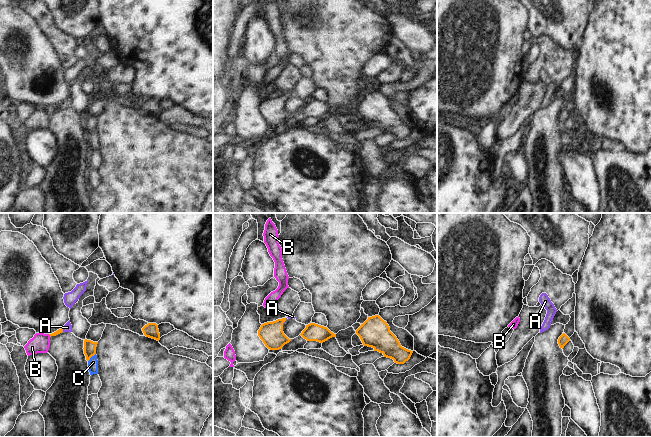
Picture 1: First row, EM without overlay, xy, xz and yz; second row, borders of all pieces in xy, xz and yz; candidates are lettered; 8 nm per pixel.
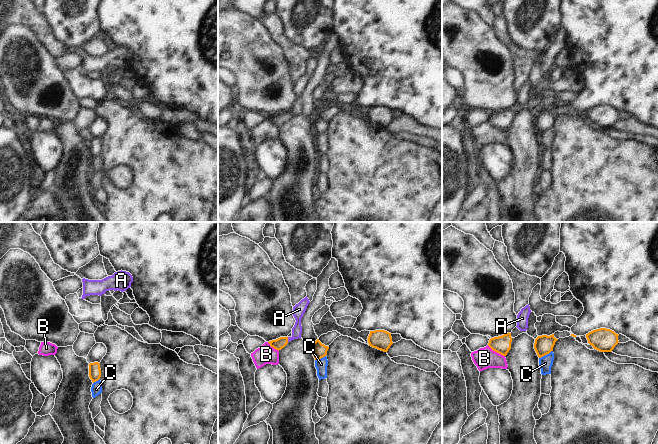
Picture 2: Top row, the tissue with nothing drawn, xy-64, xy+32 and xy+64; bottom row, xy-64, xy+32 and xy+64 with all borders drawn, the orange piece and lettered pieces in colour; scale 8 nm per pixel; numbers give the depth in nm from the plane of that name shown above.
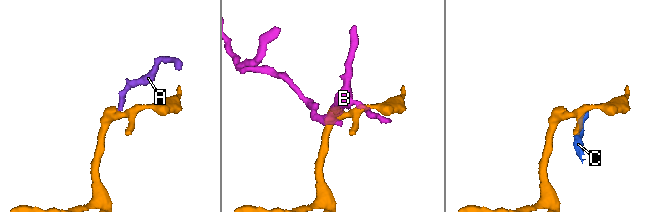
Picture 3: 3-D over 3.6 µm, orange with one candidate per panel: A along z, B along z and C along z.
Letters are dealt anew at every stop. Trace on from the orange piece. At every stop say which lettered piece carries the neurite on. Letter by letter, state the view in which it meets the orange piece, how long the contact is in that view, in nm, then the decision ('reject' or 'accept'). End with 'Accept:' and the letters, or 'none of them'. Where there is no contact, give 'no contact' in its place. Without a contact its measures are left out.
A: contact in xy; length 40 nm; accept
B: contact in xy; length 30 nm; reject
C: contact in xy; length 90 nm; reject
Accept: A

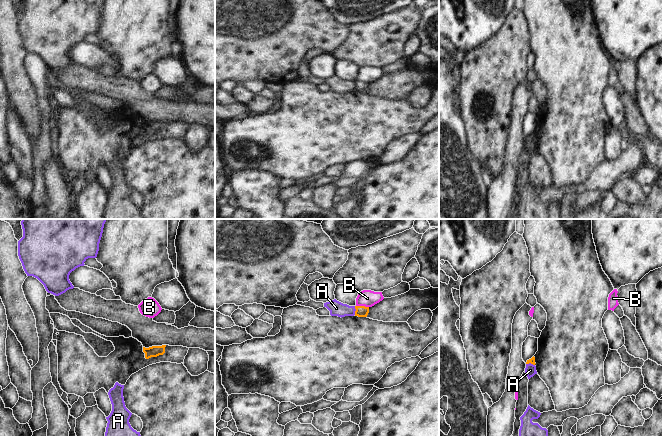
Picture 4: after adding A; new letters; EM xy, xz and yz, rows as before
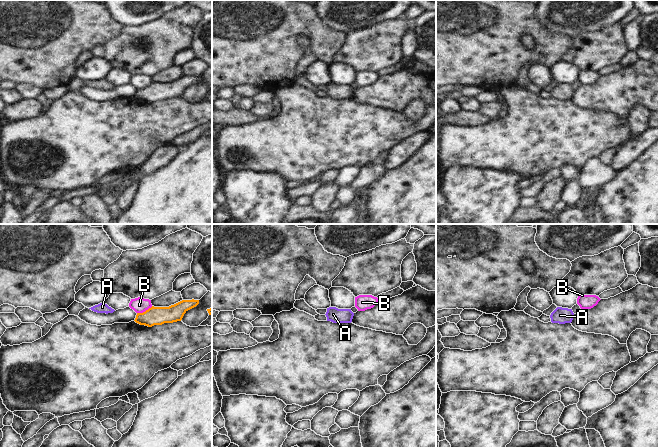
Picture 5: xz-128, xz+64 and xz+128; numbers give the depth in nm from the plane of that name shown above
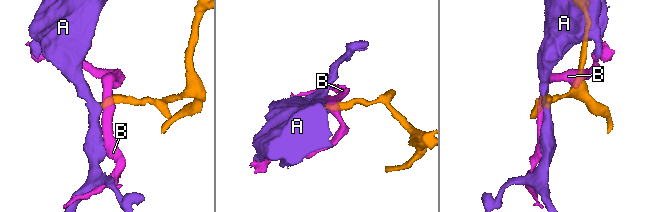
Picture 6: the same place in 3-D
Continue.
A: contact in xz; length 70 nm; reject
B: contact in xz; length 110 nm; reject
Accept: none of them

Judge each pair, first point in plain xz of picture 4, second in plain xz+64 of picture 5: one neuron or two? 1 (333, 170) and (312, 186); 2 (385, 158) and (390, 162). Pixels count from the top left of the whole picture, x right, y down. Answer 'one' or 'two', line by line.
1: one
2: one

